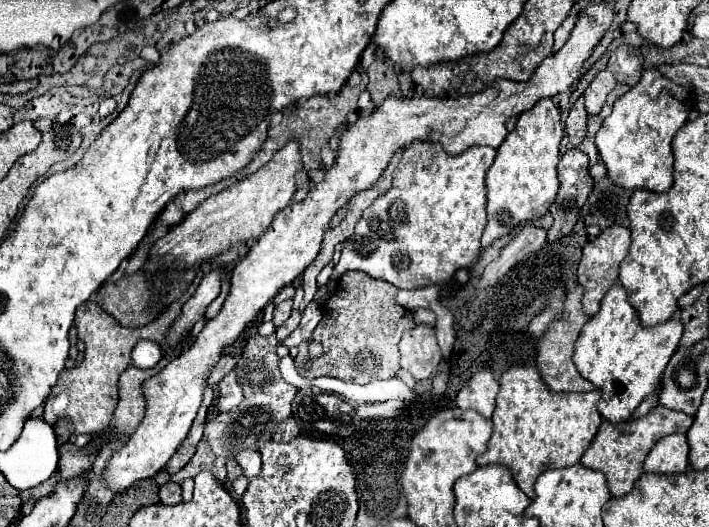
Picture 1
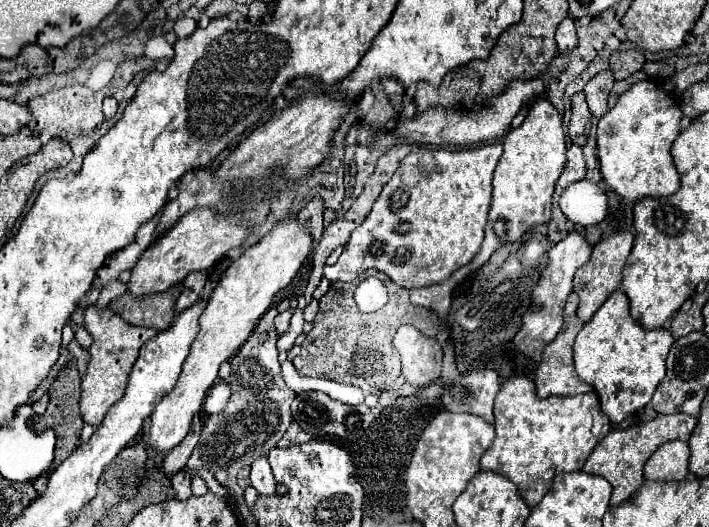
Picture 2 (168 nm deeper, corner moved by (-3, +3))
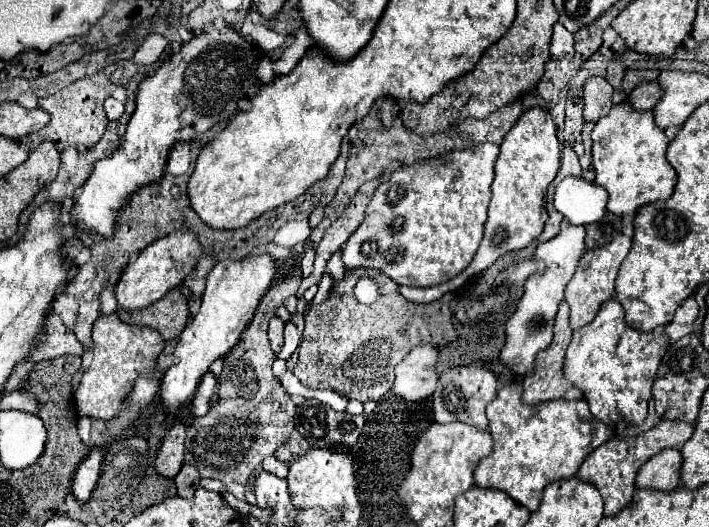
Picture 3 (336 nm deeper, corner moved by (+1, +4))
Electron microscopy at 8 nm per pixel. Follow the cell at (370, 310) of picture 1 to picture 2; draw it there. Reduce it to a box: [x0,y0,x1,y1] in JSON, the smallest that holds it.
[293,270,437,398]

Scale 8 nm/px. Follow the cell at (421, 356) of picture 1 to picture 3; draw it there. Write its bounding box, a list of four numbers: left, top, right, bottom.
[393,343,439,401]

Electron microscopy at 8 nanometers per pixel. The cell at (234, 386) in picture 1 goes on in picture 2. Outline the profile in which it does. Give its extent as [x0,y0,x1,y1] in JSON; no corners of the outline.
[203,382,231,414]

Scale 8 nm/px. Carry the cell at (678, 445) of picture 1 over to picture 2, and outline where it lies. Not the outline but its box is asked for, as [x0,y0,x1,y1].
[645,440,689,482]

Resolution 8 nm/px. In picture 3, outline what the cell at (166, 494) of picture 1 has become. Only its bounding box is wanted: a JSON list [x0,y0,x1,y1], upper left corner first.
[175,465,199,499]

